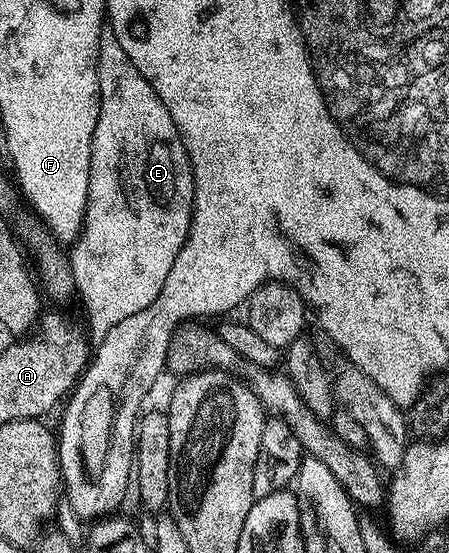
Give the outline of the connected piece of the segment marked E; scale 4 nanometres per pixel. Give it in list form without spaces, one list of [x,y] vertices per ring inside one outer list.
[[[105,26],[100,35],[98,46],[98,90],[100,91],[100,109],[98,110],[98,122],[94,126],[92,135],[92,152],[89,154],[88,166],[88,189],[87,200],[83,210],[82,231],[76,236],[70,248],[70,259],[72,261],[72,273],[76,283],[75,295],[80,296],[84,308],[88,311],[88,328],[92,331],[91,339],[99,342],[111,328],[118,326],[122,318],[130,318],[130,314],[138,314],[138,310],[146,310],[150,302],[158,298],[158,290],[162,290],[162,282],[166,282],[166,274],[170,274],[170,266],[174,264],[174,258],[178,256],[178,250],[184,245],[184,239],[188,237],[188,224],[192,220],[192,164],[188,161],[188,155],[184,149],[182,138],[174,126],[174,118],[170,118],[170,110],[162,106],[158,94],[138,74],[138,66],[126,58],[126,50],[118,46],[118,38],[114,38],[114,30]]]

